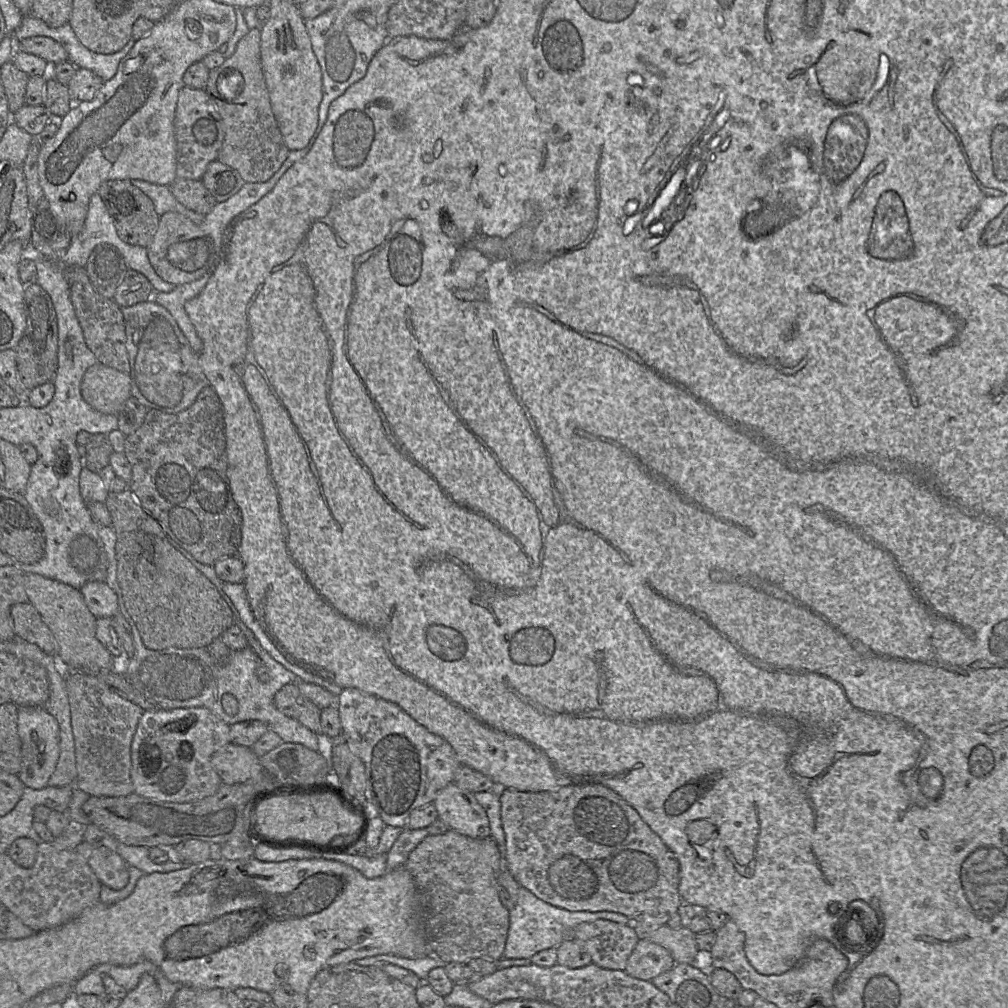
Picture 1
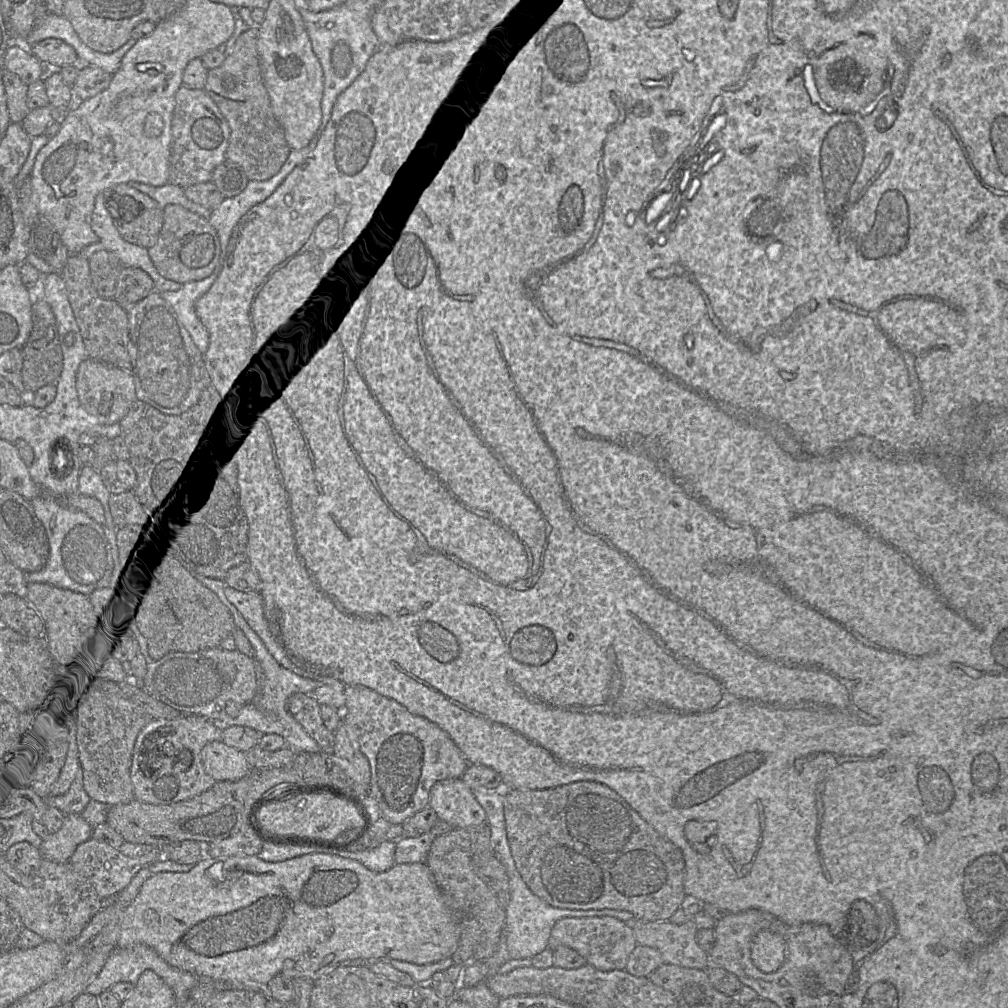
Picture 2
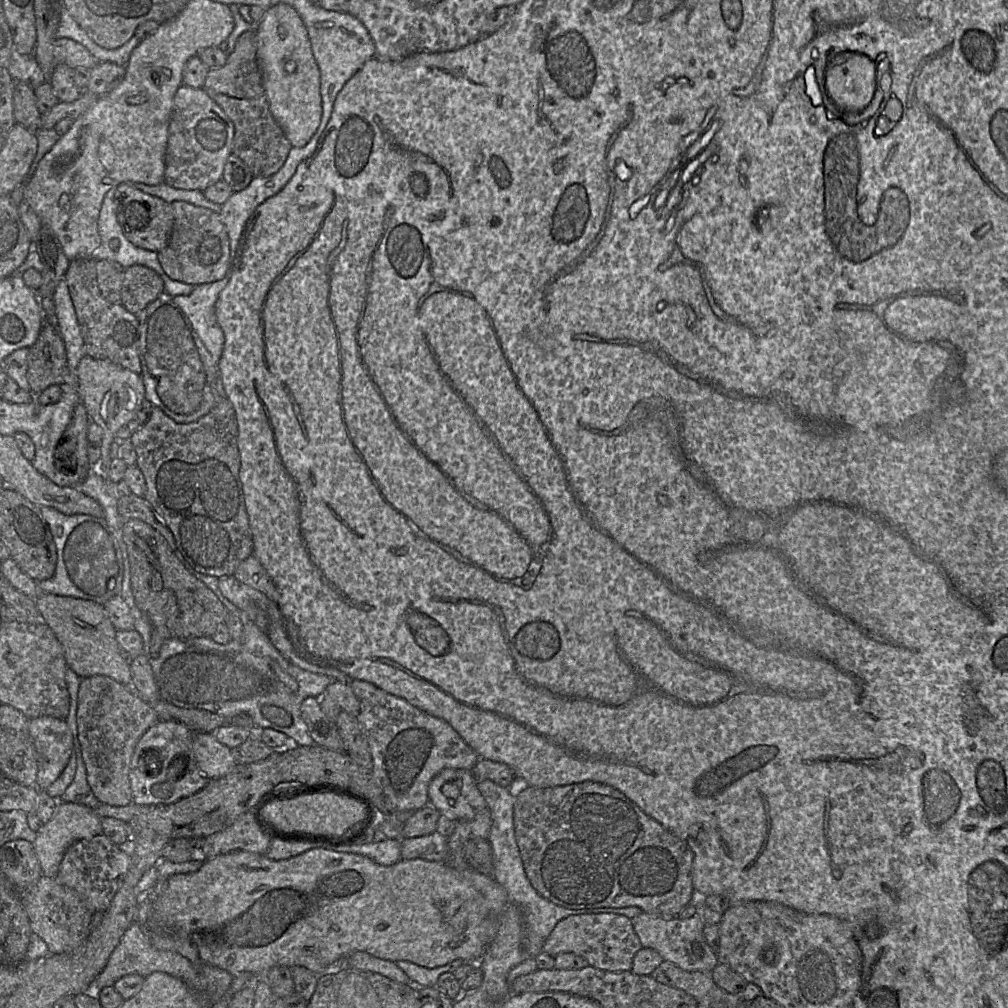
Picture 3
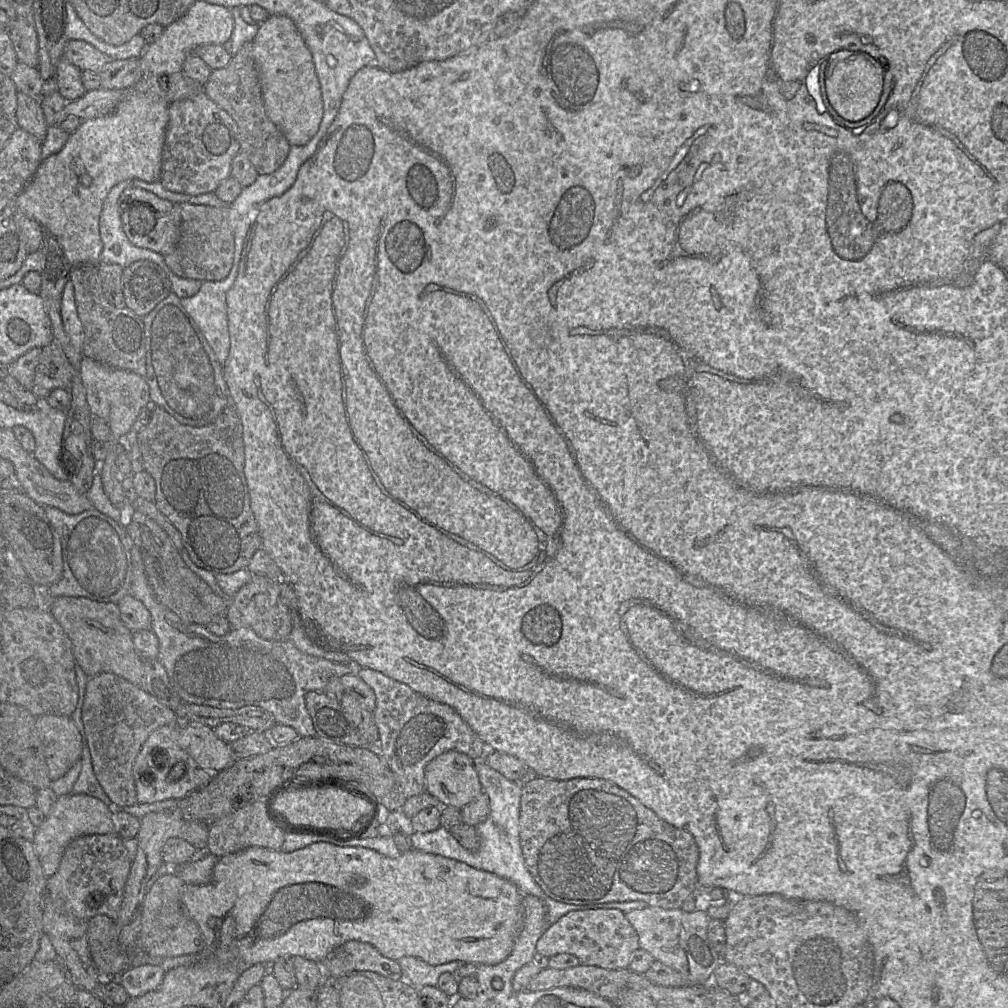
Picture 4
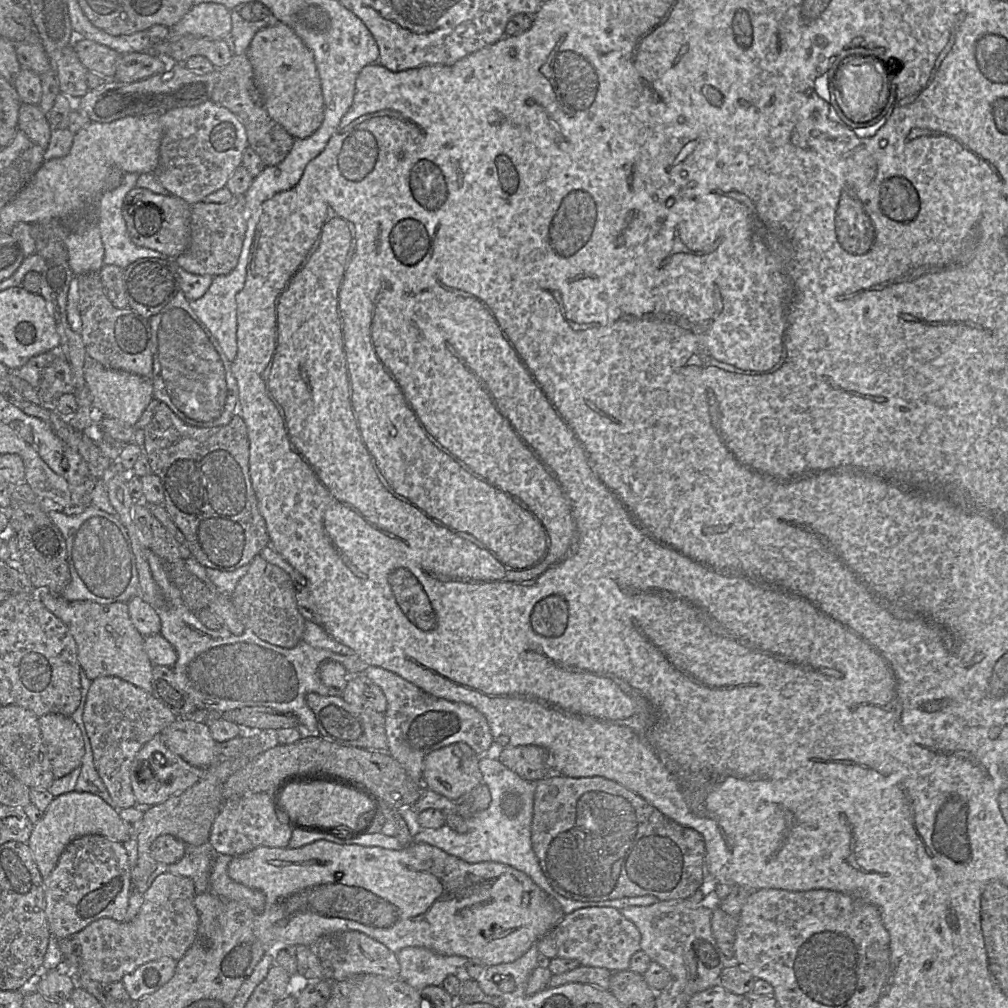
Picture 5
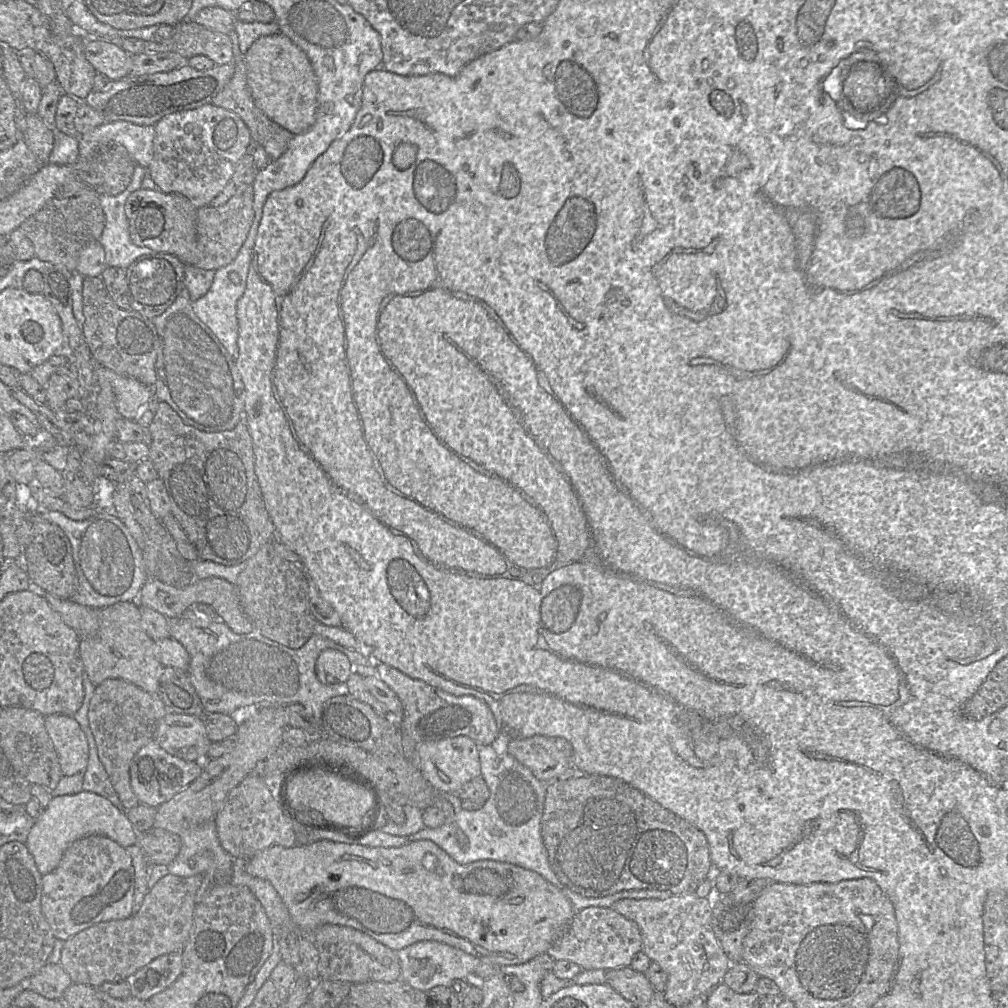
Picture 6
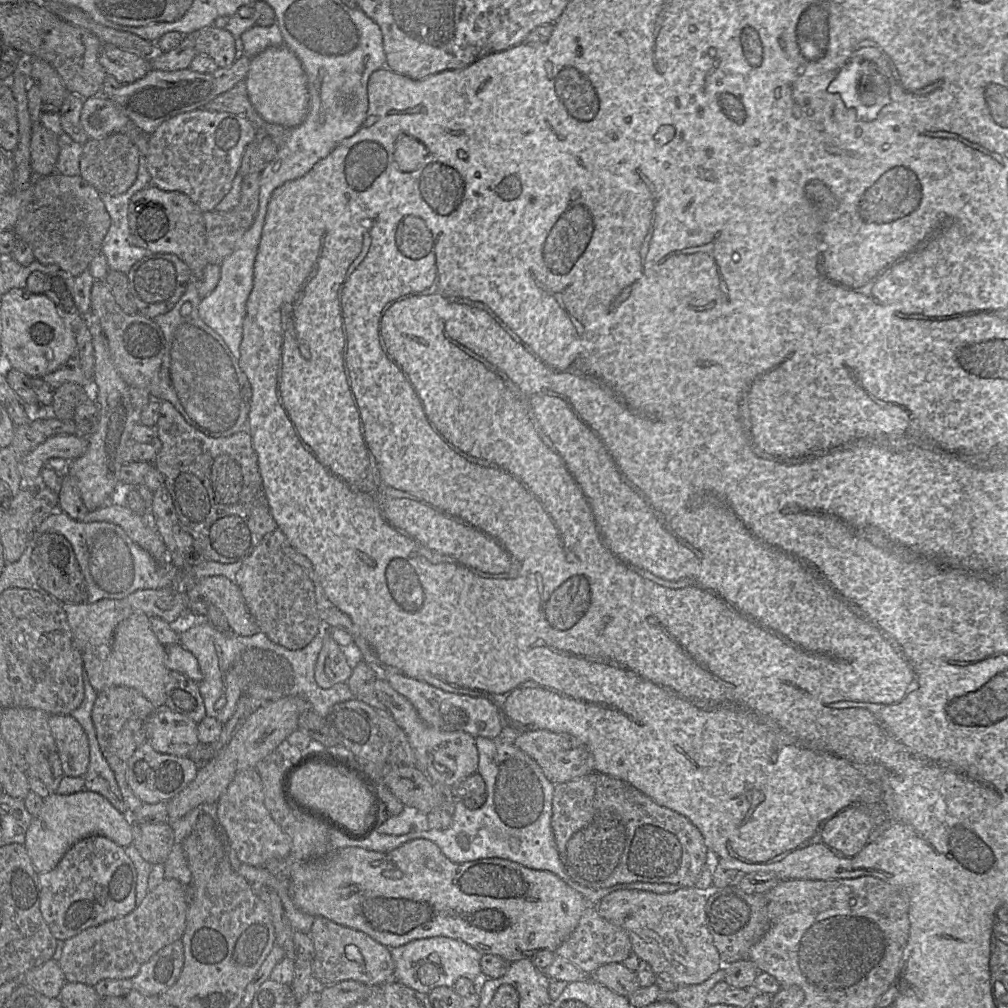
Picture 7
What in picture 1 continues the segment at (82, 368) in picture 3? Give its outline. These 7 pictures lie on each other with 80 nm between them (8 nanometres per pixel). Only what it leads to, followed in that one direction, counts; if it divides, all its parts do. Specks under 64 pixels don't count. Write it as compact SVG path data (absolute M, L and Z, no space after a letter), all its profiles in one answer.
M97 362L85 371L81 394L94 410L116 416L132 396L130 375Z

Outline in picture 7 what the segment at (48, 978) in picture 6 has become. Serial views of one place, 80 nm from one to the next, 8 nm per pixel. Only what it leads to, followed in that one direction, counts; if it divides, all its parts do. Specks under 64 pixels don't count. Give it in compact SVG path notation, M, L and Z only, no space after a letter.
M52 958L27 971L22 982L49 998L59 998L59 993L66 982L58 961Z

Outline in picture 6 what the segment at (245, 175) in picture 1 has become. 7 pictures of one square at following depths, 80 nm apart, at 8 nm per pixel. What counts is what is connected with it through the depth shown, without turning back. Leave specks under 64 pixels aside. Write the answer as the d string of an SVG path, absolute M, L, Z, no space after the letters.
M244 58L233 60L234 73L226 86L213 98L211 104L225 108L238 115L248 127L251 135L251 142L263 147L271 160L278 159L287 149L293 134L269 119L255 104L247 83L247 72Z

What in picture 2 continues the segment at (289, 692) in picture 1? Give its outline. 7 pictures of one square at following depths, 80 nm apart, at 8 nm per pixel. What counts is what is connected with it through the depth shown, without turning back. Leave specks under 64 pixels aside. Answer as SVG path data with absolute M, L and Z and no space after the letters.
M312 694L291 695L287 699L286 709L324 752L330 752L333 755L334 732L324 725L320 704Z

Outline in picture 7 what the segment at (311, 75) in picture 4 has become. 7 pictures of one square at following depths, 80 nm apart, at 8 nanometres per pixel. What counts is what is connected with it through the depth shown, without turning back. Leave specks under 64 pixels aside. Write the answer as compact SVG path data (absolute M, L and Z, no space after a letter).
M285 44L254 56L245 82L251 104L265 121L292 129L306 118L309 109L307 76L298 57Z

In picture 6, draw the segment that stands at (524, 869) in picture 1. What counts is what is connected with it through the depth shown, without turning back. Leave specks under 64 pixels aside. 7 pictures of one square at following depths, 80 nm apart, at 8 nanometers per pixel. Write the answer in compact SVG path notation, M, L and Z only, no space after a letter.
M577 774L546 783L546 793L541 819L541 835L547 851L549 864L558 880L569 890L588 898L603 898L626 890L661 890L669 891L674 896L691 894L708 878L713 871L709 846L704 833L687 820L680 818L662 807L658 802L643 794L624 781L605 775Z

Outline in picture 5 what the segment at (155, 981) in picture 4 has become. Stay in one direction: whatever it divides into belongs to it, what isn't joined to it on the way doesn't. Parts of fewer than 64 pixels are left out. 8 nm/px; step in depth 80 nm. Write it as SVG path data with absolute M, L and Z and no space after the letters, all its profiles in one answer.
M161 957L146 962L124 975L121 982L128 992L129 999L138 1001L167 983L175 973L177 961L171 957Z

